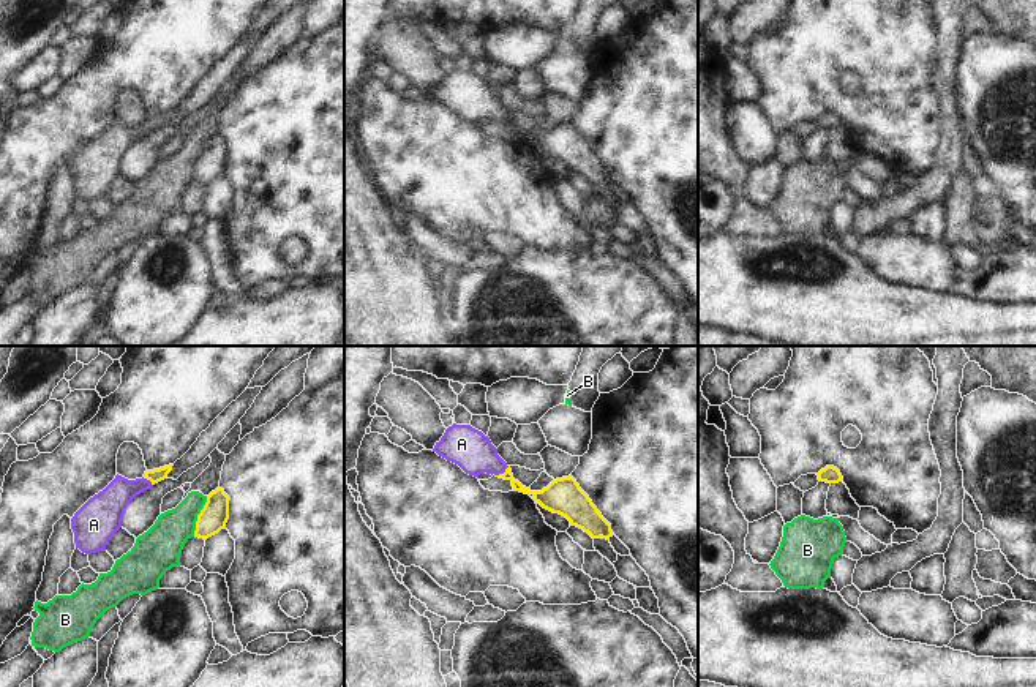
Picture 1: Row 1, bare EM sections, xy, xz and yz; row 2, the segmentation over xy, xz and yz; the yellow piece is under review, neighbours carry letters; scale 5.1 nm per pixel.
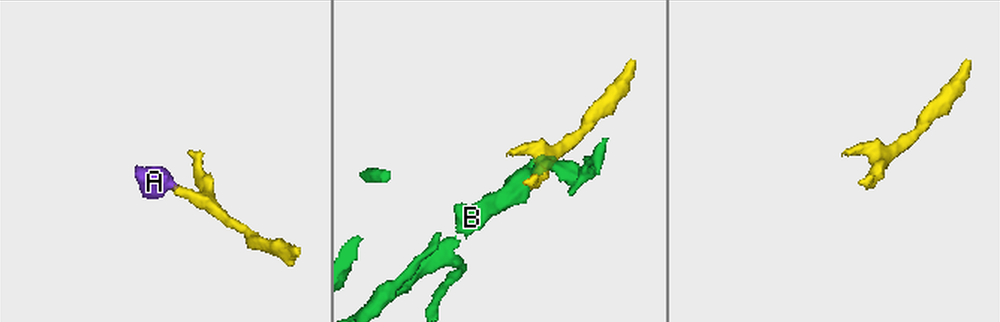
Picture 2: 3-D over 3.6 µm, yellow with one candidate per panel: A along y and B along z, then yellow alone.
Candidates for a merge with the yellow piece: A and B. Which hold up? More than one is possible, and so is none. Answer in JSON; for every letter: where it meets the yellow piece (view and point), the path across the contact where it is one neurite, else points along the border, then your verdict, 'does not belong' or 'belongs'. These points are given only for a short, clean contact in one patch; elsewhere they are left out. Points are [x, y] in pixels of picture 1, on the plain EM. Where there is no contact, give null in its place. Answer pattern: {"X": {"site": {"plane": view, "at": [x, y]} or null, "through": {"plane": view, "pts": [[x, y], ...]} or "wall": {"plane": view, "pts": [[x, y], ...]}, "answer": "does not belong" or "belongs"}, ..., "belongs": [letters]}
{"A": {"site": {"plane": "xz", "at": [499, 120]}, "through": {"plane": "xz", "pts": [[542, 144], [499, 120], [461, 90]]}, "answer": "belongs"}, "B": {"site": {"plane": "xy", "at": [198, 163]}, "answer": "does not belong"}, "belongs": ["A"]}

